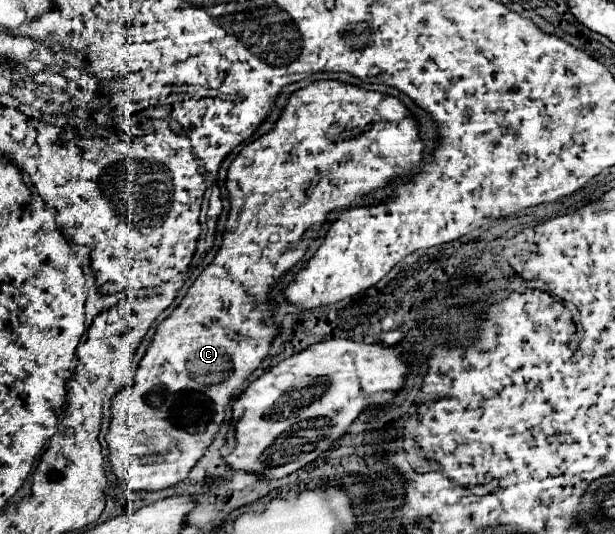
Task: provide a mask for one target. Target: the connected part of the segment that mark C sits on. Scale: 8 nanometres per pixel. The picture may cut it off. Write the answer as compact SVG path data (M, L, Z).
M336 80L312 82L292 94L274 130L242 148L228 170L226 188L232 208L222 248L192 284L182 304L158 326L138 366L134 386L122 388L112 400L112 422L106 434L108 460L122 490L130 494L154 492L186 480L218 432L218 426L210 428L208 424L222 424L233 392L260 366L278 332L272 320L274 306L268 302L270 288L302 260L328 212L356 204L358 198L386 186L396 174L418 166L422 148L416 118L398 98Z

